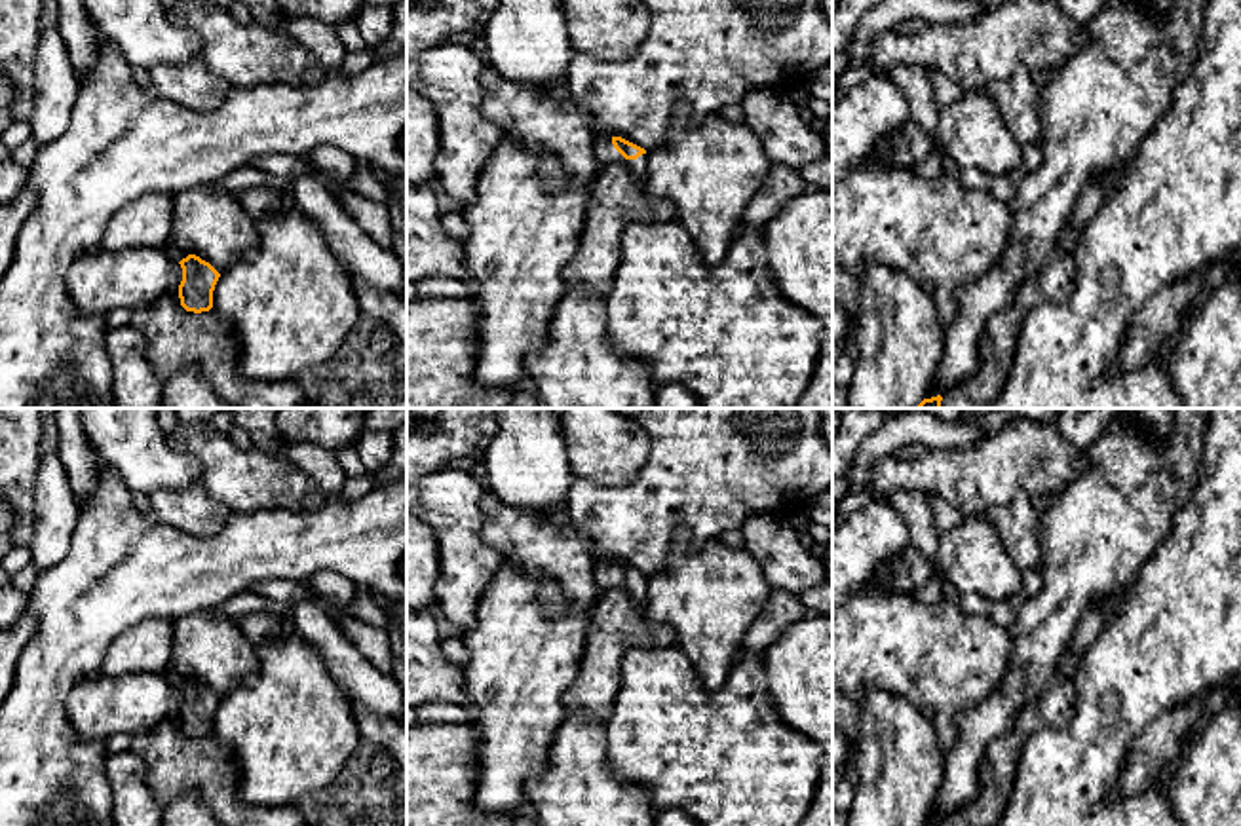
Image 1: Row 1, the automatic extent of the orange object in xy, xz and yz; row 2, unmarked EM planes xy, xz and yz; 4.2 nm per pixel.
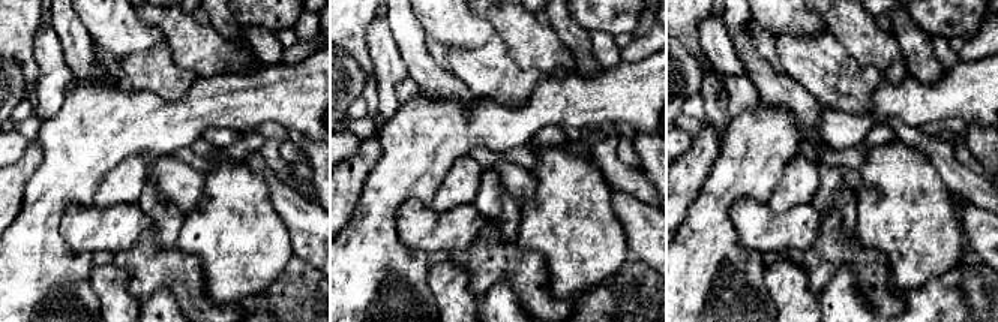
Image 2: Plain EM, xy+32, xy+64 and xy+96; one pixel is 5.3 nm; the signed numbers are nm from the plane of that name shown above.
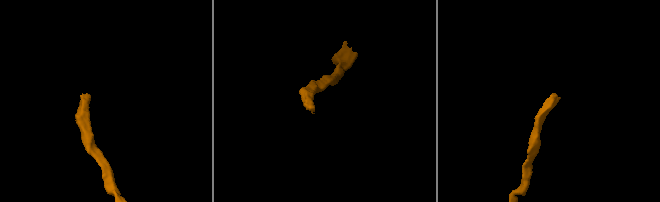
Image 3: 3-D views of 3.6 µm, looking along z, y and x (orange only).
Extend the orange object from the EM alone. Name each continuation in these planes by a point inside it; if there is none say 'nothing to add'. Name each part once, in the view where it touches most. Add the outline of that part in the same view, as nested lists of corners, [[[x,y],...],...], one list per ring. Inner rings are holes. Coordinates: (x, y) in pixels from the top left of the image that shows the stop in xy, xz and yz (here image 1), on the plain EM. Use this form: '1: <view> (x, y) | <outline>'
1: xz (605, 578) | [[[599,560],[593,579],[599,587],[601,592],[616,589],[616,587],[625,587],[633,598],[633,602],[644,610],[646,606],[646,594],[648,594],[648,577],[639,581],[637,585],[625,585],[612,570],[610,560]]]

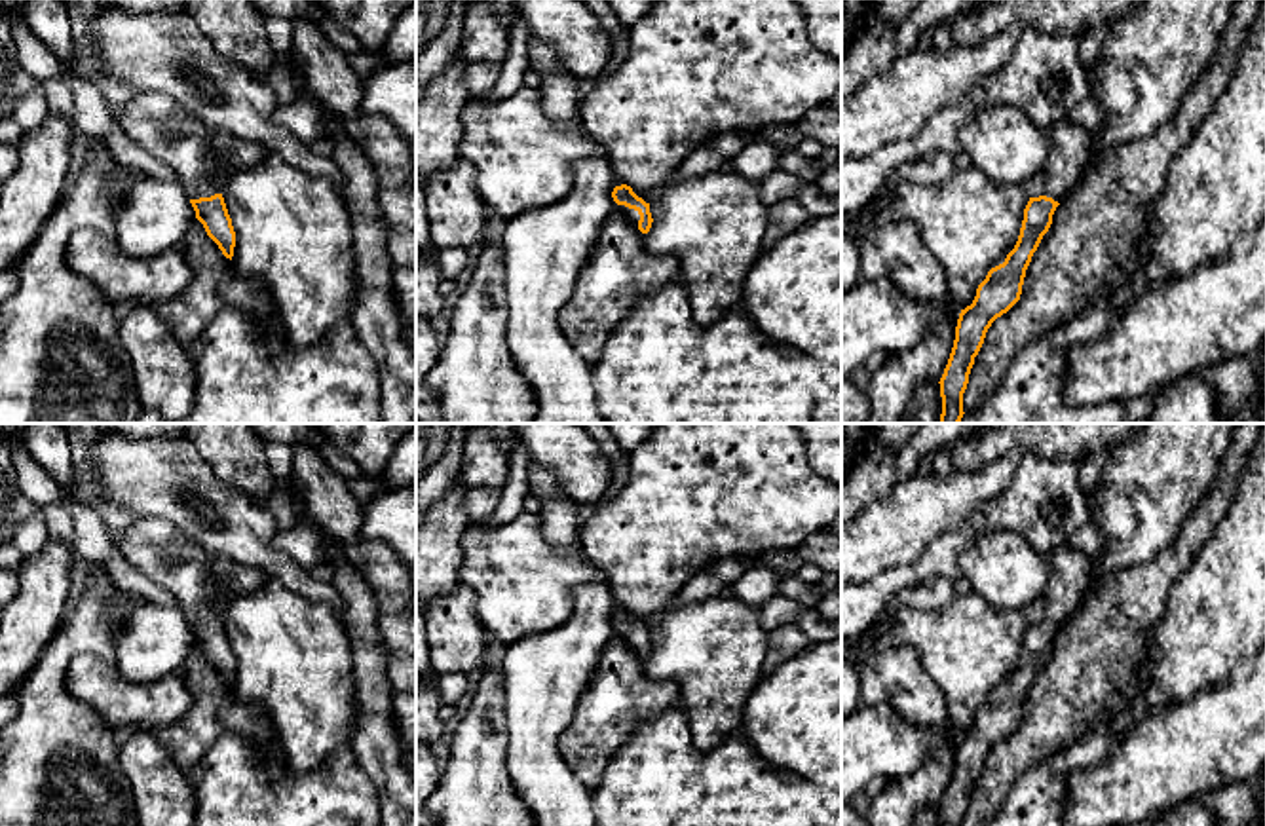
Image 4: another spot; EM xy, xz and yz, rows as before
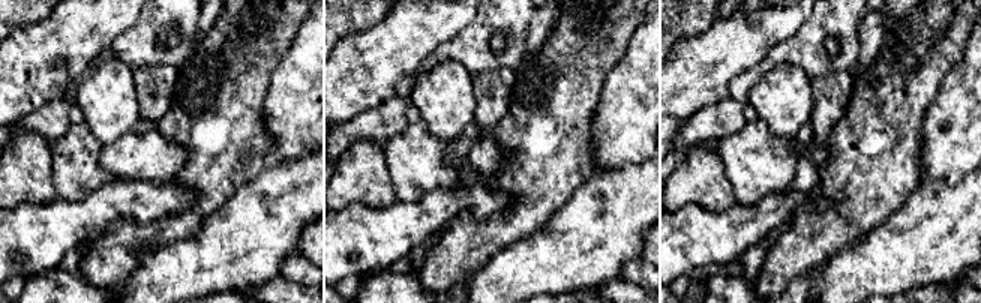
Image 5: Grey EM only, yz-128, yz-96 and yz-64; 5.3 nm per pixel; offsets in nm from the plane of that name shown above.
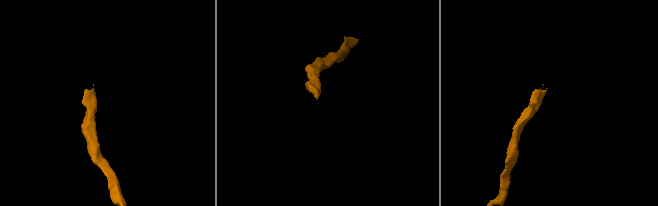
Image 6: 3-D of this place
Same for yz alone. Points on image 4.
1: yz (1068, 570) | [[[1067,541],[1041,554],[1047,568],[1047,587],[1043,591],[1045,617],[1054,627],[1066,621],[1081,606],[1090,585],[1090,556]]]

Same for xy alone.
1: xy (168, 557) | [[[163,518],[131,520],[118,543],[118,551],[148,579],[165,587],[177,598],[177,608],[184,613],[190,625],[218,619],[215,604],[226,596],[211,583],[207,575],[211,558],[199,543],[179,532],[173,524]]]

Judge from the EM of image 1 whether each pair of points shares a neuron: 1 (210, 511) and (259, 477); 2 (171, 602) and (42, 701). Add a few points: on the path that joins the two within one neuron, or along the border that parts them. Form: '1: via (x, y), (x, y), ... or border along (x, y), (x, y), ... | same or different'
1: border along (200, 483), (232, 511) | different
2: via (135, 602), (124, 602), (61, 665) | same

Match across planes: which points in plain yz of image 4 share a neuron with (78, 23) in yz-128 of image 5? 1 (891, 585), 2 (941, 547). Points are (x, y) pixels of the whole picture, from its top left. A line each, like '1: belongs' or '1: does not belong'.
1: does not belong
2: does not belong

